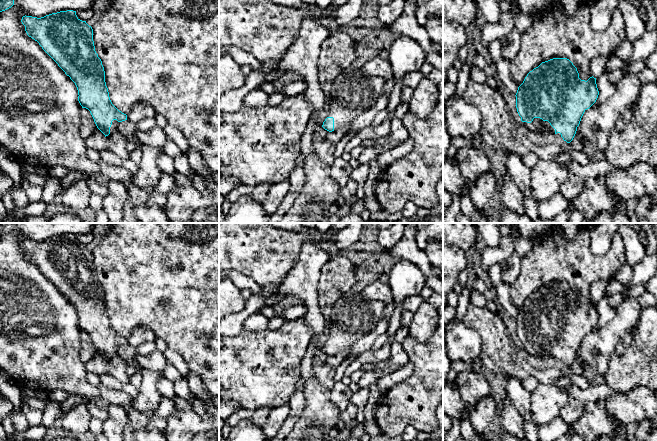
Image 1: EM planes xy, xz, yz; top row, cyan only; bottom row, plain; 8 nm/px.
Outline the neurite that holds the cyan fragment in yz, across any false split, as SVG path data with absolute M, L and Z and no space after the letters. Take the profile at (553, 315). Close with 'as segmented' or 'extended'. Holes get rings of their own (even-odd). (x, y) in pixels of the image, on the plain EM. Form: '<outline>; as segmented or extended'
M553 282L542 286L527 298L515 319L516 332L523 349L534 358L544 359L553 357L570 367L576 358L584 336L596 326L598 319L596 302L592 300L587 305L581 304L577 292L569 283Z; extended

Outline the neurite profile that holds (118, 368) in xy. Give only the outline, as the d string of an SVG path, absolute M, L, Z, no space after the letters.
M98 352L85 363L85 368L88 373L110 375L124 384L129 383L132 372L125 360L118 356L105 360Z

